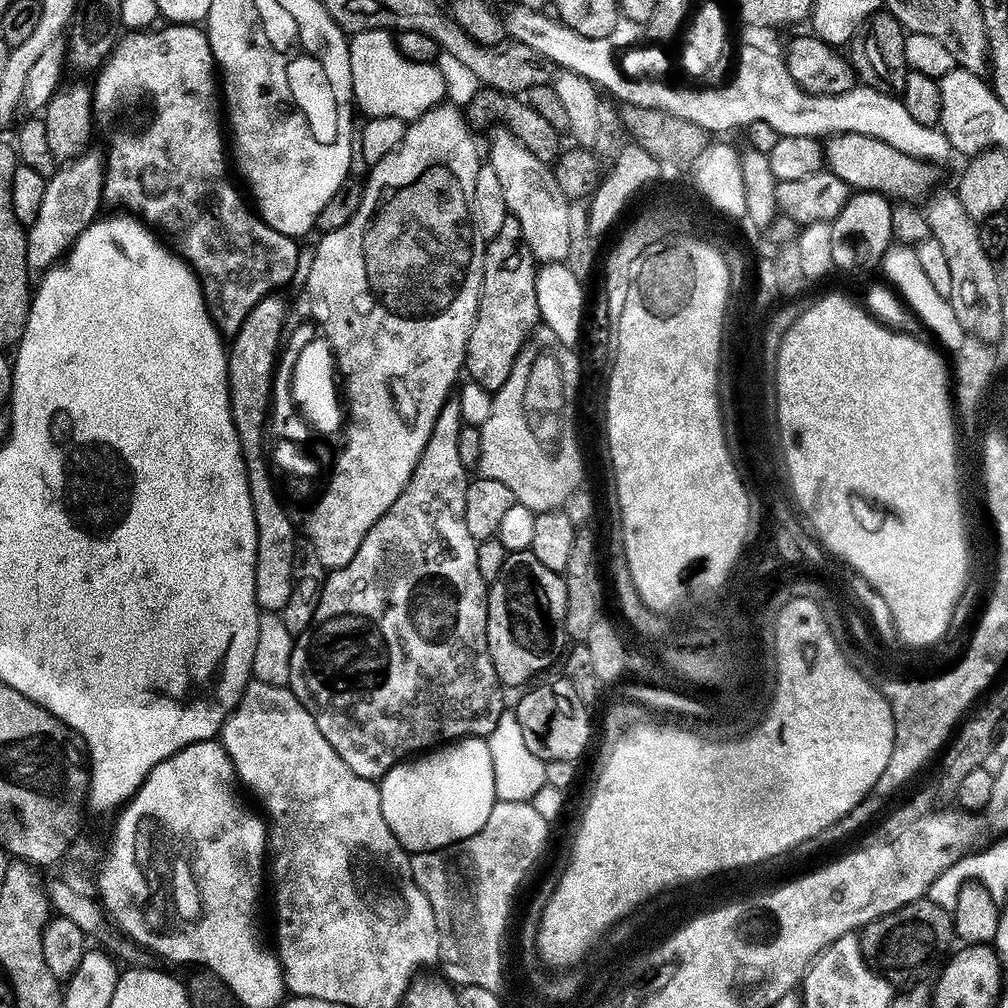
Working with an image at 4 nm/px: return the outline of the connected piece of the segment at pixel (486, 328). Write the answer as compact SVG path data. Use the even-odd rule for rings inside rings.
M509 215L506 222L502 222L502 230L498 230L495 238L487 241L485 248L488 249L484 252L482 265L484 277L480 305L468 339L466 372L472 375L478 387L485 388L485 393L491 394L500 389L506 378L510 378L510 370L518 354L537 331L541 318L536 289L538 264L524 241L518 219Z

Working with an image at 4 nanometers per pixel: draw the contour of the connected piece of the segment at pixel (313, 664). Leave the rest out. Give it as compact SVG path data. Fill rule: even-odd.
M450 398L442 406L438 418L434 422L434 430L430 430L430 438L398 498L394 498L394 506L370 526L366 538L362 538L362 546L358 546L358 554L346 562L346 566L333 568L325 575L322 598L318 602L318 610L314 610L314 618L310 626L301 636L295 637L290 654L290 678L287 687L297 696L298 702L309 712L317 723L330 746L338 752L350 770L364 779L379 782L391 768L417 754L423 754L437 746L449 742L459 742L466 736L487 737L498 726L498 718L506 711L504 704L505 689L494 670L494 662L488 649L488 590L489 585L478 574L477 541L466 526L466 490L470 483L470 472L462 466L462 458L458 451L458 434L465 427L464 412L456 398Z

